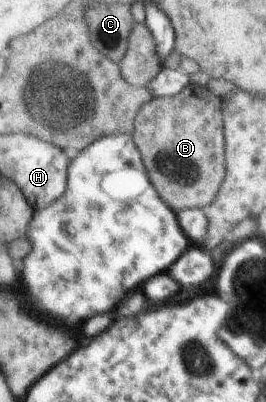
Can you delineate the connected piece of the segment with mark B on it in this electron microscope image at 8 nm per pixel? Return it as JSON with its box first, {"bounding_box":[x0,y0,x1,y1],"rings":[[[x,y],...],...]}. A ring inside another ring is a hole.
{"bounding_box":[133,85,227,213],"rings":[[[191,85],[178,96],[158,97],[144,104],[134,125],[133,139],[141,150],[153,185],[169,207],[176,213],[192,208],[207,209],[218,196],[227,175],[224,98],[210,93],[206,86]]]}

